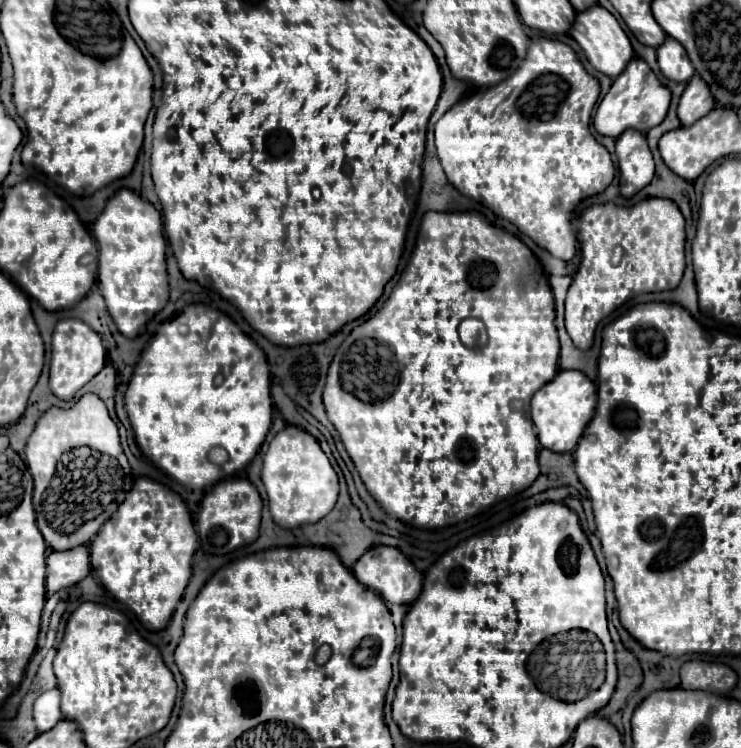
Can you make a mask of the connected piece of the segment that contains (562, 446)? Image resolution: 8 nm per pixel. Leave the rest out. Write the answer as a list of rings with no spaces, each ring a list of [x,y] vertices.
[[[561,370],[549,384],[535,392],[531,400],[531,420],[537,428],[537,438],[543,448],[553,452],[571,452],[585,426],[595,414],[597,406],[597,388],[595,384],[577,370]]]

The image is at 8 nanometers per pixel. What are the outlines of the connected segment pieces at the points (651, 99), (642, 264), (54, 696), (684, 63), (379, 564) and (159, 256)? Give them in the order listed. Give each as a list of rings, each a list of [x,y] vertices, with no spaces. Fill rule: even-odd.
[[[633,58],[627,64],[627,68],[613,80],[609,92],[599,102],[593,118],[593,126],[599,134],[611,136],[611,138],[617,138],[627,128],[637,128],[641,132],[647,132],[649,128],[663,122],[669,110],[669,102],[671,102],[671,92],[655,78],[647,62],[641,58]]]
[[[647,198],[631,208],[595,204],[577,220],[577,232],[581,242],[581,266],[567,292],[565,328],[579,350],[589,350],[597,324],[627,298],[679,286],[685,270],[685,218],[675,202],[663,198]],[[615,246],[625,250],[619,266],[611,264]]]
[[[57,688],[43,692],[33,706],[33,718],[37,724],[37,732],[47,732],[51,730],[63,716],[59,710],[59,702],[61,702],[61,692]]]
[[[667,38],[659,48],[657,48],[657,62],[665,78],[675,80],[675,82],[687,82],[695,74],[695,68],[685,52],[685,48],[675,40]]]
[[[391,546],[369,548],[355,562],[353,574],[363,586],[375,590],[385,602],[391,602],[391,604],[413,604],[421,594],[421,586],[423,586],[423,576],[415,570],[411,562],[407,562],[407,558],[397,548],[391,548]]]
[[[123,188],[113,198],[107,200],[105,210],[97,218],[93,226],[95,240],[99,244],[99,288],[107,302],[107,310],[115,320],[119,332],[127,338],[135,338],[145,324],[165,308],[169,300],[169,278],[167,278],[167,262],[165,262],[165,238],[163,238],[163,222],[159,210],[143,200],[139,194]]]

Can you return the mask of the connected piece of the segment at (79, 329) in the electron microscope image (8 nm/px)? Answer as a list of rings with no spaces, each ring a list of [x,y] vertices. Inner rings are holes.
[[[77,318],[61,320],[55,326],[52,335],[51,370],[49,370],[49,388],[61,400],[71,400],[79,388],[83,388],[95,374],[105,366],[105,348],[101,336],[91,330],[85,322]]]

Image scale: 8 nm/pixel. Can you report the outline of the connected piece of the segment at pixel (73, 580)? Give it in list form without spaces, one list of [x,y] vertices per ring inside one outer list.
[[[77,546],[63,552],[51,552],[47,556],[47,580],[45,588],[49,594],[69,588],[83,580],[91,572],[89,550],[85,546]]]

